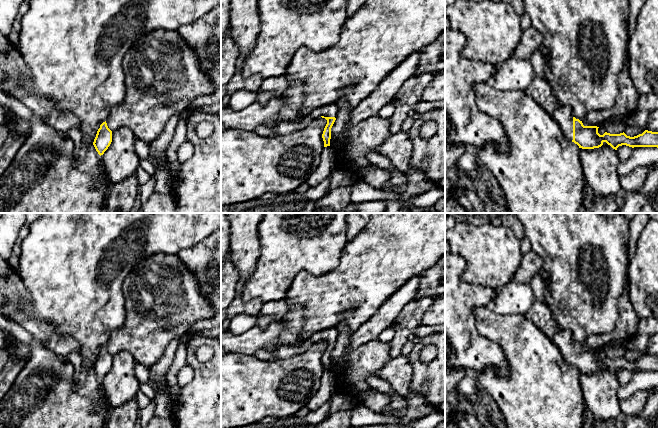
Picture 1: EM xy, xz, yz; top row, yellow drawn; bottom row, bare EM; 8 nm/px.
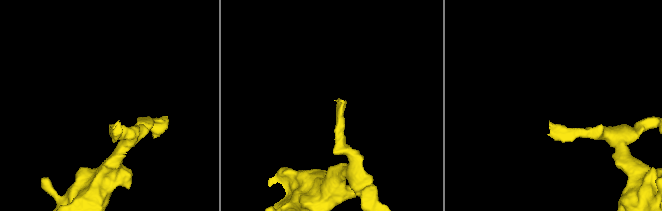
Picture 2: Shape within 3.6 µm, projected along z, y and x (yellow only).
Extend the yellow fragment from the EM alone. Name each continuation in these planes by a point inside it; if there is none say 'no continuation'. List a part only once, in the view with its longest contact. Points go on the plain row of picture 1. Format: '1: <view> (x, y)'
1: yz (563, 339)

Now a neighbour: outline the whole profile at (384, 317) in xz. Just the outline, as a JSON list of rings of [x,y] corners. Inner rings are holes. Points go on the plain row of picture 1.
[[[421,275],[412,277],[390,296],[367,322],[353,332],[349,342],[350,348],[355,349],[377,339],[385,329],[392,326],[401,310],[414,299],[420,280]]]

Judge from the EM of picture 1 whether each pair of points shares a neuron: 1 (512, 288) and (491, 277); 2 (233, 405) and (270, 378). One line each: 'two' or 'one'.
1: two
2: one

